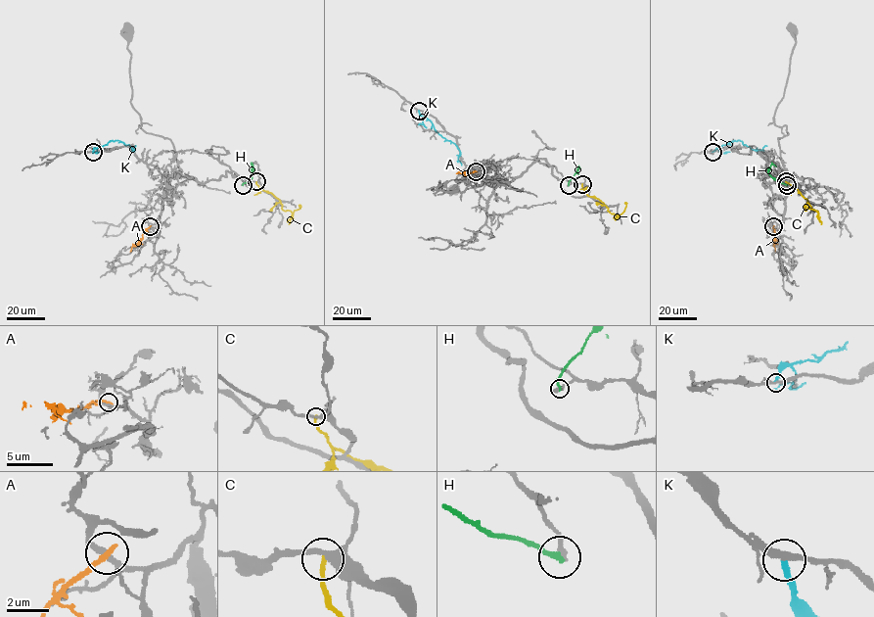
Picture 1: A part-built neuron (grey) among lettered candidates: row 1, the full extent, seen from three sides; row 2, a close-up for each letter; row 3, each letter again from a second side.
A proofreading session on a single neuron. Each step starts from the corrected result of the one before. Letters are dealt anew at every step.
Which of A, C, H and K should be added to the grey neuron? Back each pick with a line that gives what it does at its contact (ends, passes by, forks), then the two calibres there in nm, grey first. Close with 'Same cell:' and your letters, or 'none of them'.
Same cell: none of them

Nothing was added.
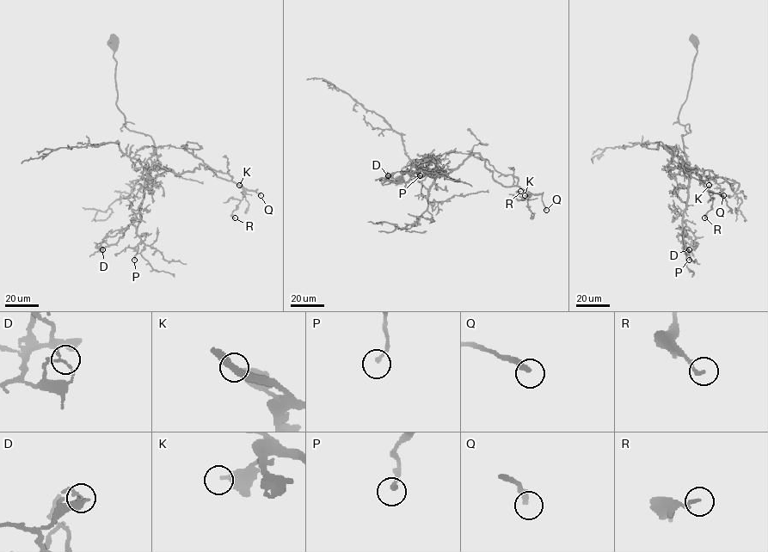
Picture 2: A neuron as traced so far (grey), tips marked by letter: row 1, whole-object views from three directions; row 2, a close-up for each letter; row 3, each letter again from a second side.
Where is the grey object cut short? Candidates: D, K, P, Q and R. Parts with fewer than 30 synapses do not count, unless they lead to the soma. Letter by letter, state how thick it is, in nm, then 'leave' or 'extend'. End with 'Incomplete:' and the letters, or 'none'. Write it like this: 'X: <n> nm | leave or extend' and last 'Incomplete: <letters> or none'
D: 160 nm | leave
K: 240 nm | leave
P: 190 nm | leave
Q: 280 nm | extend
R: 180 nm | leave
Incomplete: Q

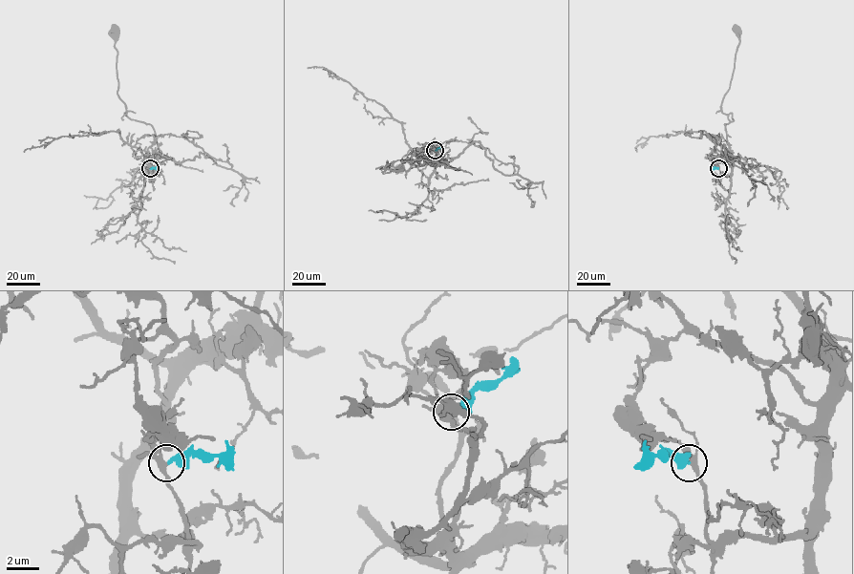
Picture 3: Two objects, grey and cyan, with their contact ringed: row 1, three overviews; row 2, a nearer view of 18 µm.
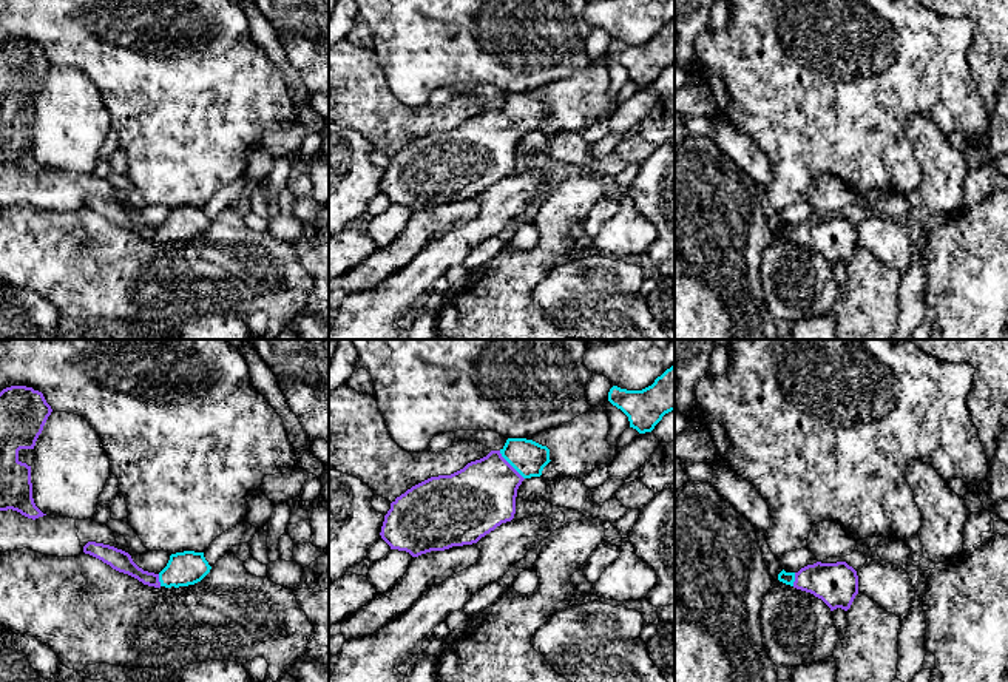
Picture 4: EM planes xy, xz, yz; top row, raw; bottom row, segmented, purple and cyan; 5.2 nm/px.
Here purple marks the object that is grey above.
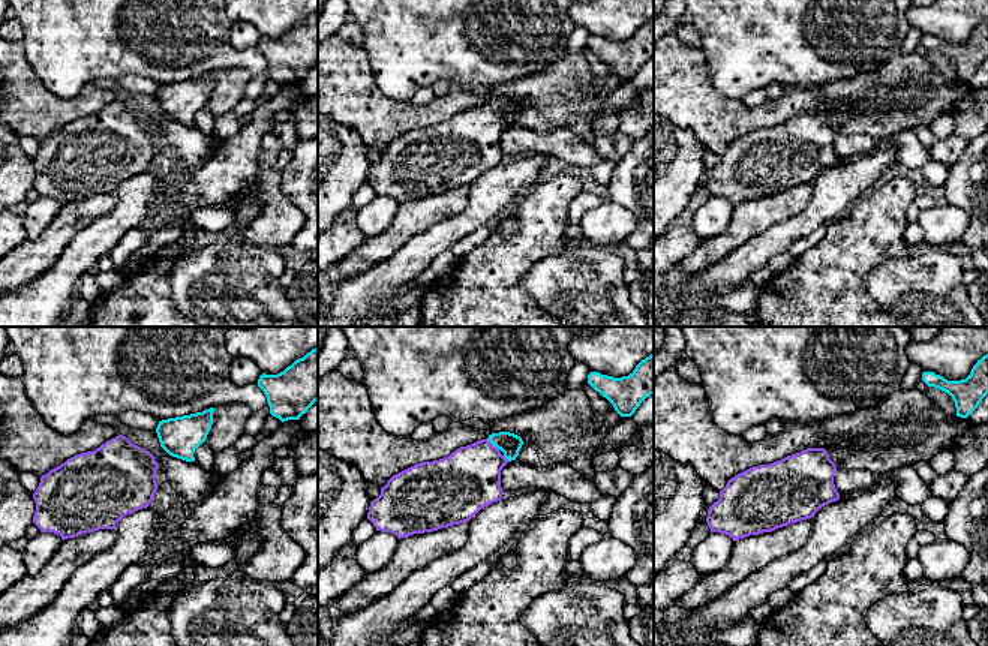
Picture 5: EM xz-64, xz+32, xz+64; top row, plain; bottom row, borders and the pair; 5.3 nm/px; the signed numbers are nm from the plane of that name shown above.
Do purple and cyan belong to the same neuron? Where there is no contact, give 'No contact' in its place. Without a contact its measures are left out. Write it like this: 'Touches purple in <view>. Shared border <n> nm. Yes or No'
Touches purple in xz. Shared border 200 nm. Yes

